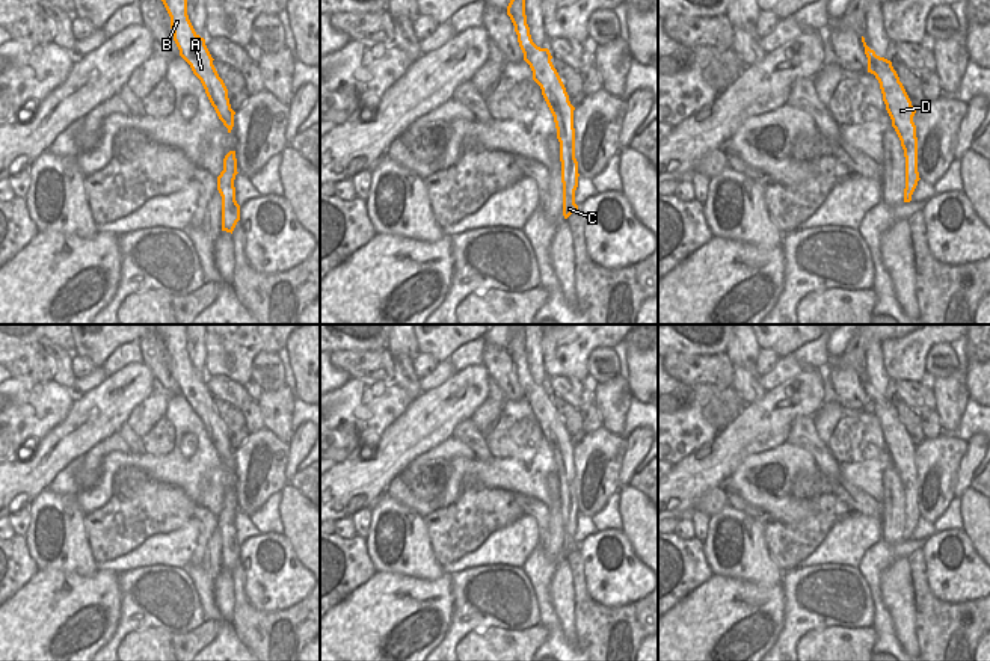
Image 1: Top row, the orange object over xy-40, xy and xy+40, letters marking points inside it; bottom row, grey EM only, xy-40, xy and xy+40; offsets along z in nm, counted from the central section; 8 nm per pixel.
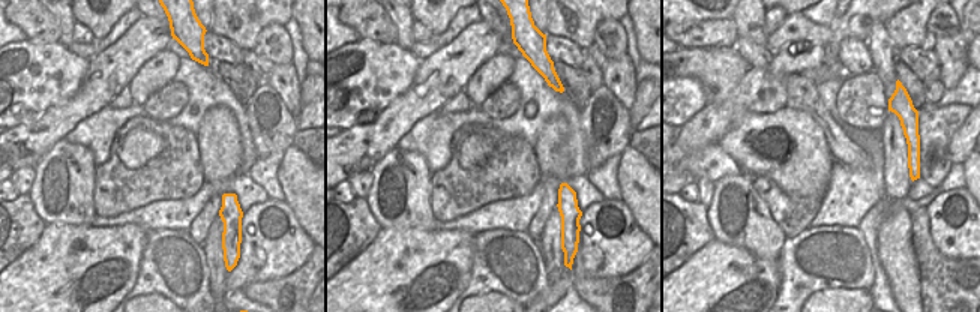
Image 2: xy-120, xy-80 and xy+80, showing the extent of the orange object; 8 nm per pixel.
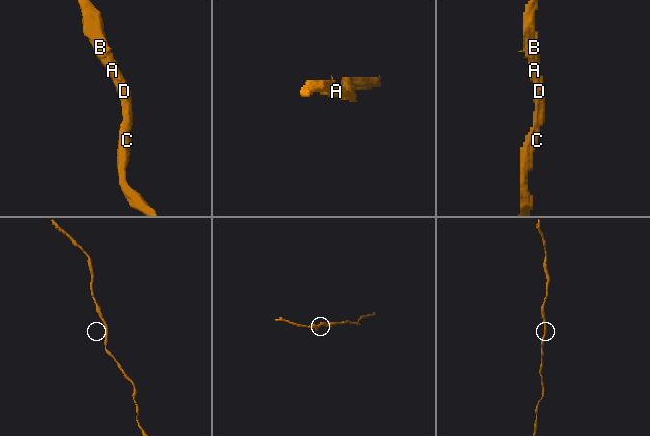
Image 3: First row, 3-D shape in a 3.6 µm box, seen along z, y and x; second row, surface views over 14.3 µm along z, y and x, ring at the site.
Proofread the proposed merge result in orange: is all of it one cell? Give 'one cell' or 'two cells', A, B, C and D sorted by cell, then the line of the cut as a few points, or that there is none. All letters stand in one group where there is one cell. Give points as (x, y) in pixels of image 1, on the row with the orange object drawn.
one cell; A B C D; no cut

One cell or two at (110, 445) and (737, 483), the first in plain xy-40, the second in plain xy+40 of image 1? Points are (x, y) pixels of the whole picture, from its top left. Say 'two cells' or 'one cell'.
one cell

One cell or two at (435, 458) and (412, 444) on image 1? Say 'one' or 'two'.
two

